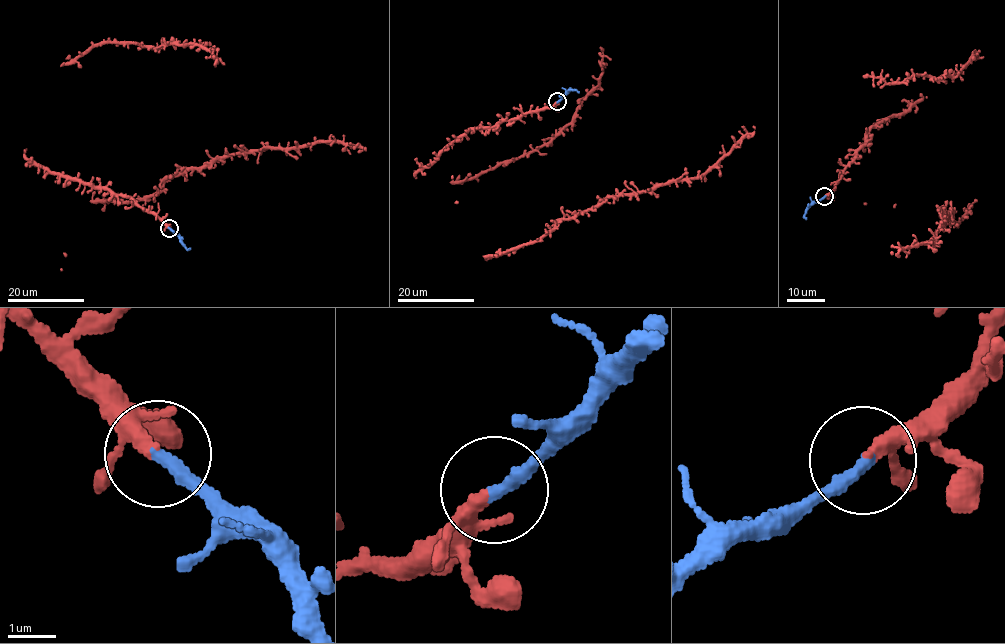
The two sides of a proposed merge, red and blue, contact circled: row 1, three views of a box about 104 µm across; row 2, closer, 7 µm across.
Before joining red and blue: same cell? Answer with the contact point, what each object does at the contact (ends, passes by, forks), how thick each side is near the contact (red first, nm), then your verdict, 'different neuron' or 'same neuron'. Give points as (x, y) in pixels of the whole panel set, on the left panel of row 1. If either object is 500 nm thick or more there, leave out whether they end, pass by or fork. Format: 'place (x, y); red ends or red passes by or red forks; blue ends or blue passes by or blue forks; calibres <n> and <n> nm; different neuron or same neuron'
place (169, 228); red passes by; blue ends; calibres 240 and 300 nm; same neuron

